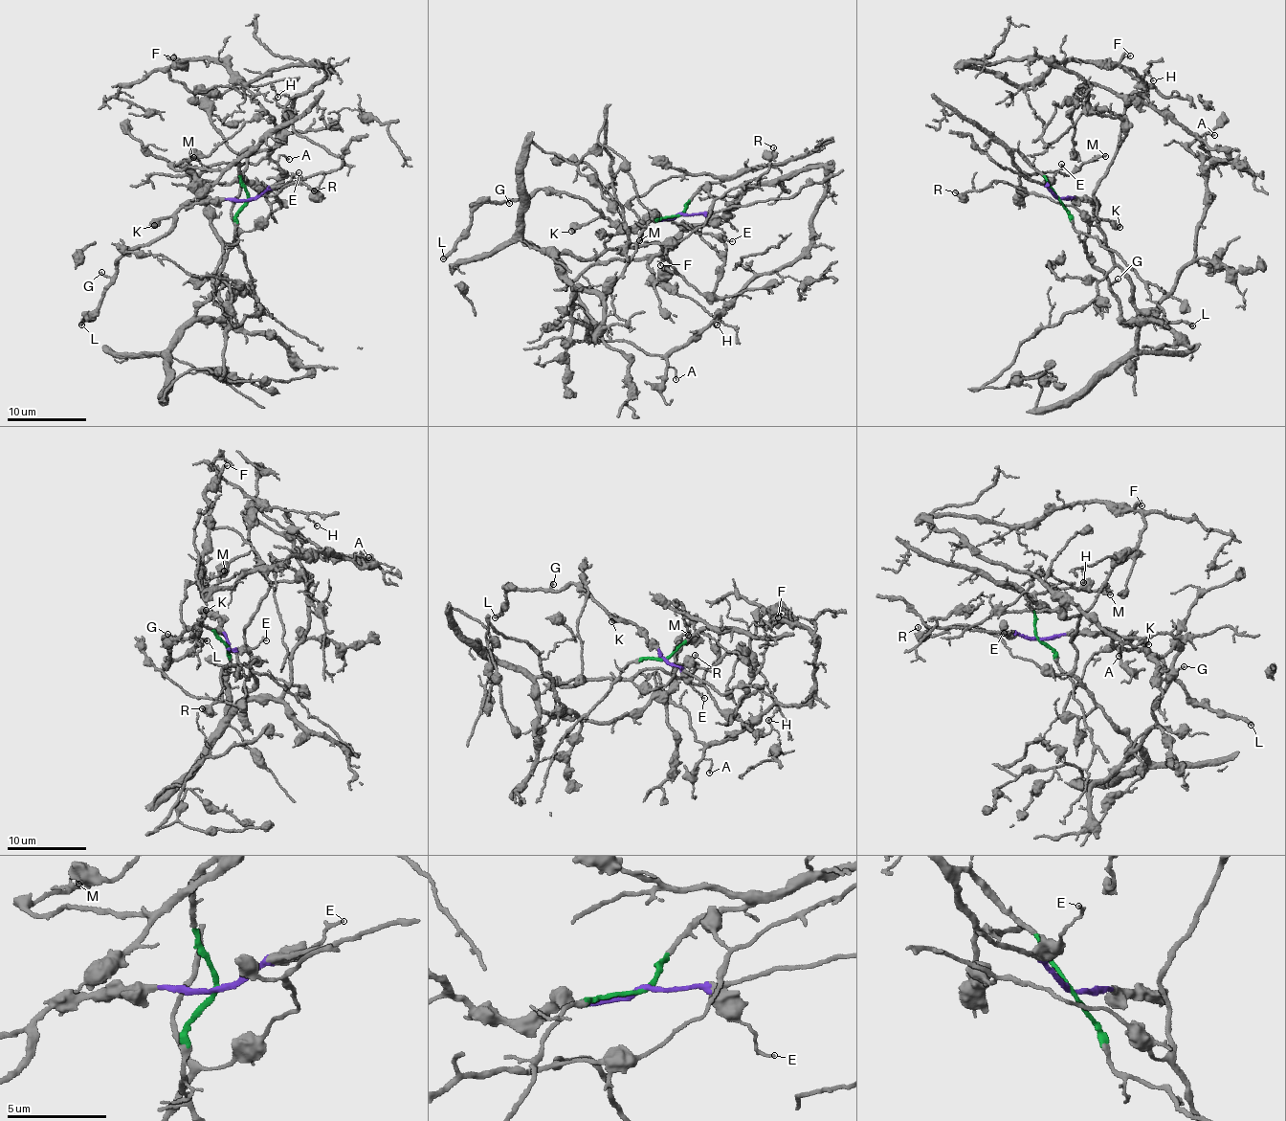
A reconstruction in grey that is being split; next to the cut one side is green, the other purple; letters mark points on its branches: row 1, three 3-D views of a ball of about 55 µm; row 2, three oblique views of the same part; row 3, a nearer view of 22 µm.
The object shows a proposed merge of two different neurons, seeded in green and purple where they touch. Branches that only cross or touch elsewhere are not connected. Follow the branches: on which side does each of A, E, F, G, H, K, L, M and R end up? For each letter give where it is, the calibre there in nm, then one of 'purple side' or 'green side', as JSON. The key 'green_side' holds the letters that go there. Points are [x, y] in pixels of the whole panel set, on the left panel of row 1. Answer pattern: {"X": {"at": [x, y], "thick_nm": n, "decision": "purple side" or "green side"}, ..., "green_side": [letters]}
{"A": {"at": [289, 159], "thick_nm": 130, "decision": "green side"}, "E": {"at": [299, 172], "thick_nm": 140, "decision": "purple side"}, "F": {"at": [173, 57], "thick_nm": 80, "decision": "green side"}, "G": {"at": [101, 272], "thick_nm": 120, "decision": "purple side"}, "H": {"at": [277, 97], "thick_nm": 120, "decision": "green side"}, "K": {"at": [154, 225], "thick_nm": 600, "decision": "purple side"}, "L": {"at": [81, 325], "thick_nm": 320, "decision": "purple side"}, "M": {"at": [193, 157], "thick_nm": 190, "decision": "green side"}, "R": {"at": [314, 190], "thick_nm": 190, "decision": "green side"}, "green_side": ["A", "F", "H", "M", "R"]}

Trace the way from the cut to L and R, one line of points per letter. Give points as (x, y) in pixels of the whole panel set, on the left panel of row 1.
L: (247, 199), (190, 202), (174, 212), (174, 227), (162, 235), (120, 257), (94, 318), (80, 325)
R: (247, 199), (233, 244), (239, 234), (261, 228), (280, 205), (276, 196), (285, 184), (305, 182), (315, 190)

